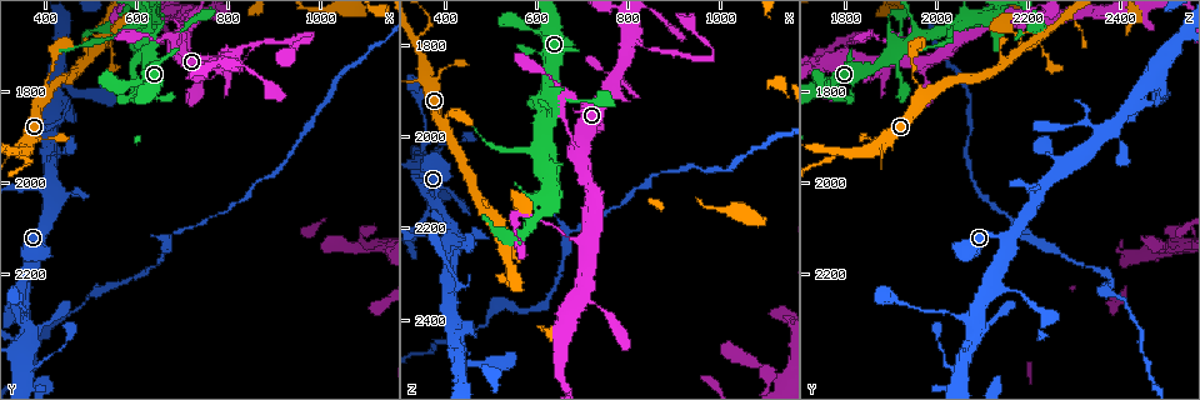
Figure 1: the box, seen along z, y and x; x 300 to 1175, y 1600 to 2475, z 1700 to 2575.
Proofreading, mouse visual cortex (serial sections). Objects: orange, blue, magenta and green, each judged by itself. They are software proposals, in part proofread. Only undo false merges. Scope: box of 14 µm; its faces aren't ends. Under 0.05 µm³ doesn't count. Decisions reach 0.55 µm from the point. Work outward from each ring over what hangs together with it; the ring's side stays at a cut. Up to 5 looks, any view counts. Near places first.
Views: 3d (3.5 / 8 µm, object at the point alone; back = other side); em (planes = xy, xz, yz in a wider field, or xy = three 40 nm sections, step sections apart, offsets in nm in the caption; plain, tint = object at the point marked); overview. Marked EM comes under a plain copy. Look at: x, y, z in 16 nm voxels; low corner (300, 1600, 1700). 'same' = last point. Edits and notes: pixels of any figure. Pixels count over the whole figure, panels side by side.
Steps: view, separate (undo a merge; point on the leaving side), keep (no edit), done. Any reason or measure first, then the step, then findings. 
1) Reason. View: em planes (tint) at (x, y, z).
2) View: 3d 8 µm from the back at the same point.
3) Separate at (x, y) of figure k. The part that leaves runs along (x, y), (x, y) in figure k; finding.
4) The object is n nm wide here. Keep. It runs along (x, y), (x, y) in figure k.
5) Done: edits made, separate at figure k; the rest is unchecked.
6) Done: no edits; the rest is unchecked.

Three arms meet. View: 3d 8 µm at (390, 2120, 2150).

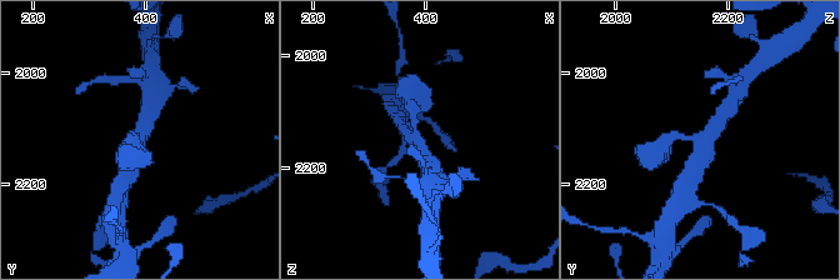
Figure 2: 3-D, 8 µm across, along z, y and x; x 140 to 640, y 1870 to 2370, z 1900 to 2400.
View: em xy step 5 (tint) at (390, 2120, 2155).

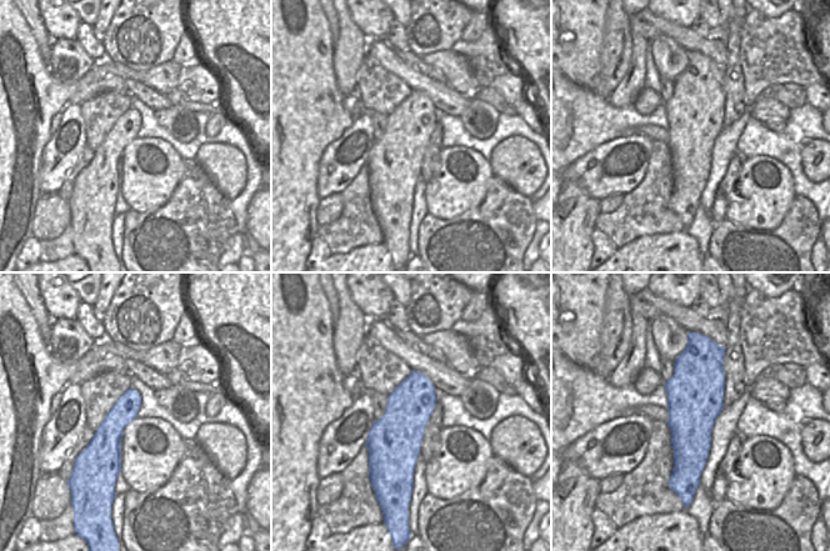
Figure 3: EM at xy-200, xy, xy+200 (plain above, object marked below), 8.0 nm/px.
The object is 420 nm wide here. Keep. It runs along (669, 140), (703, 140), (725, 113) in figure 2; one cell here.

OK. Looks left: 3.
Abrupt turn. View: 3d 3.5 µm at (615, 1670, 2025).

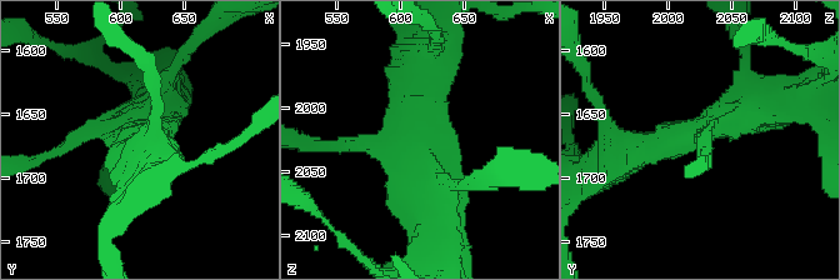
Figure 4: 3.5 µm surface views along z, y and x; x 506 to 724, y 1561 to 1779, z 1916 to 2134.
View: em xy step 3 (tint) at (610, 1666, 2024).

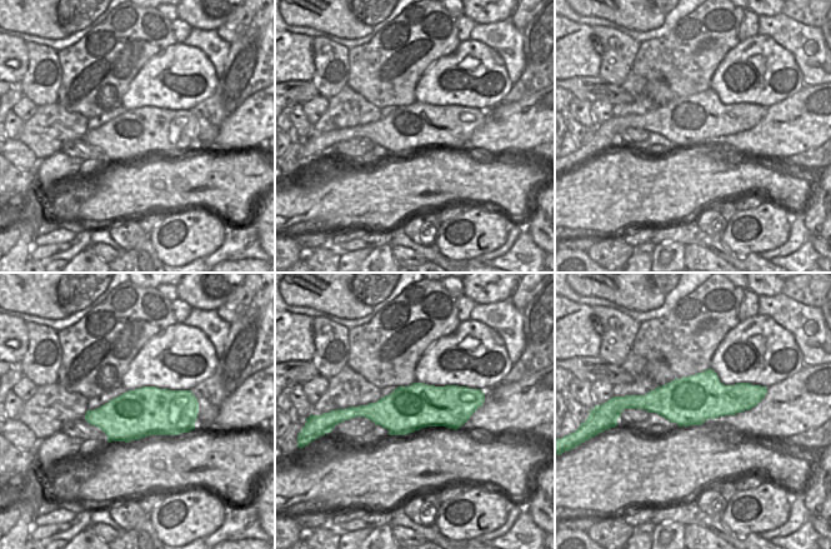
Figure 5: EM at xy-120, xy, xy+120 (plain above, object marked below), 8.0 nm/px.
Keep. It runs along (618, 155), (765, 109) in figure 4; continuous, no second cell.

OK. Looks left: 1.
Done: no edits; the rest is unchecked.

